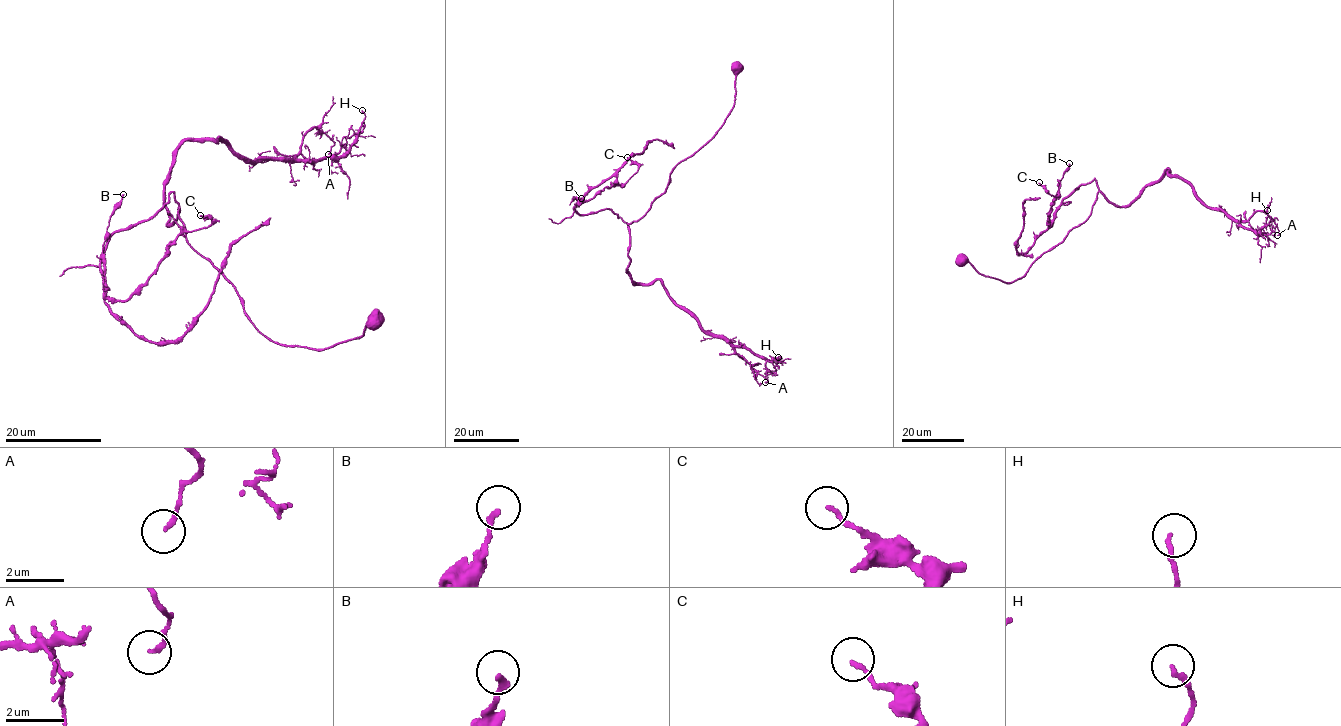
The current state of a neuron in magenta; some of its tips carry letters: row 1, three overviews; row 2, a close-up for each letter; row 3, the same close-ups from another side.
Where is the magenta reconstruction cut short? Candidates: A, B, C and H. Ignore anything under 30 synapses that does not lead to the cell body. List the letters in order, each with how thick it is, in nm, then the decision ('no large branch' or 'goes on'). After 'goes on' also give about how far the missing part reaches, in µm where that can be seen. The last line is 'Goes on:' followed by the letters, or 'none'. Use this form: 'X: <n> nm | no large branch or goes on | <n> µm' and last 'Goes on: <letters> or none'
A: 150 nm | no large branch
B: 180 nm | no large branch
C: 140 nm | no large branch
H: 160 nm | no large branch
Goes on: none

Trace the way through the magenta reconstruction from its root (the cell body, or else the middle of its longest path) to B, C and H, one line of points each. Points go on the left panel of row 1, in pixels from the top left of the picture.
B: (376, 319), (323, 349), (267, 339), (189, 244), (172, 191), (112, 236), (104, 295), (102, 246), (123, 194)
C: (376, 319), (323, 349), (267, 339), (172, 191), (112, 236), (105, 294), (129, 297), (200, 215)
H: (376, 319), (323, 349), (267, 339), (179, 207), (168, 225), (163, 190), (186, 140), (338, 158), (362, 110)

